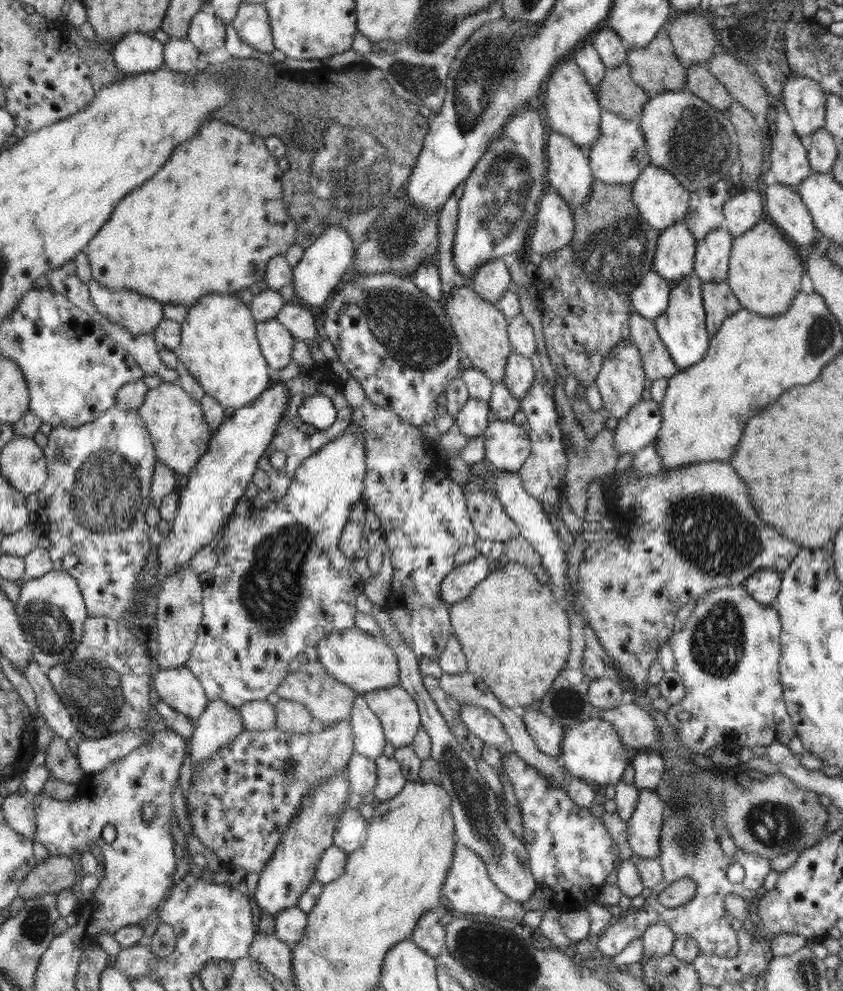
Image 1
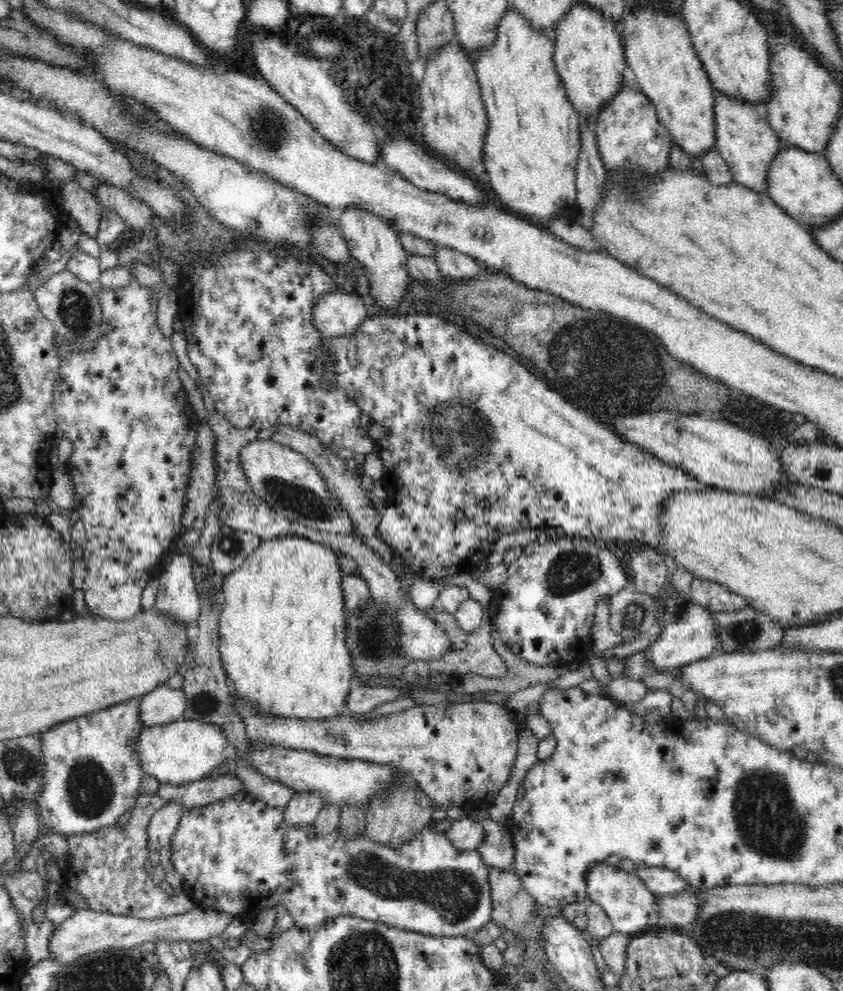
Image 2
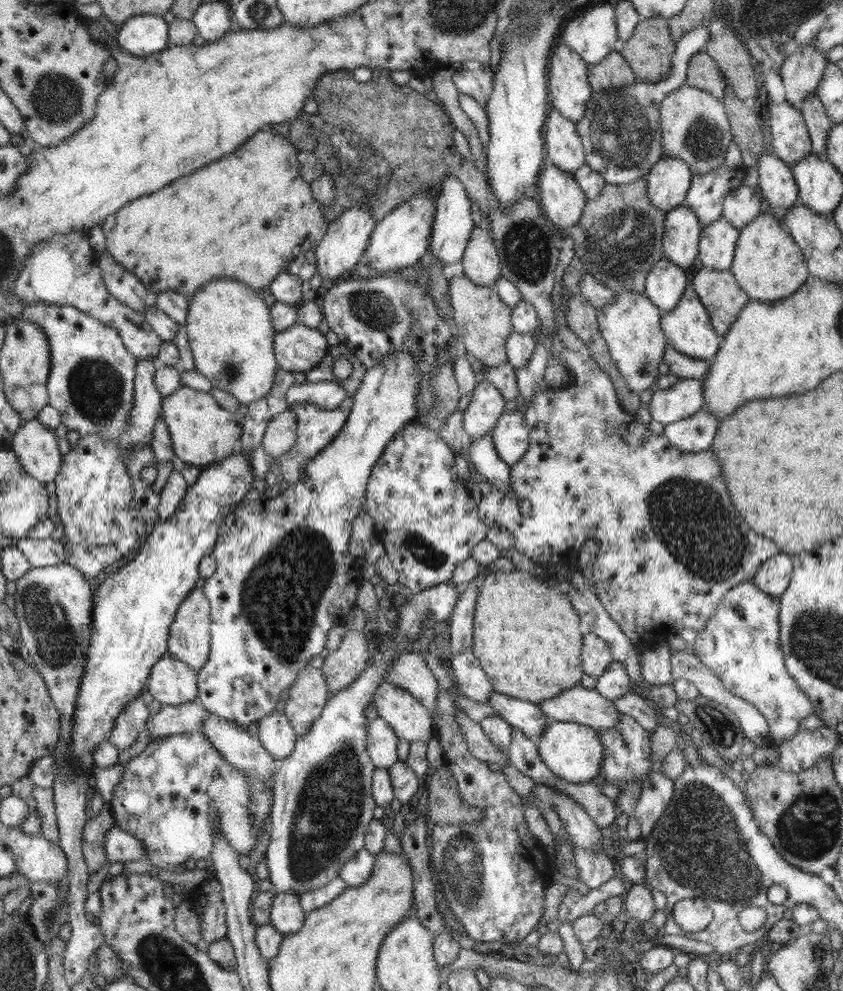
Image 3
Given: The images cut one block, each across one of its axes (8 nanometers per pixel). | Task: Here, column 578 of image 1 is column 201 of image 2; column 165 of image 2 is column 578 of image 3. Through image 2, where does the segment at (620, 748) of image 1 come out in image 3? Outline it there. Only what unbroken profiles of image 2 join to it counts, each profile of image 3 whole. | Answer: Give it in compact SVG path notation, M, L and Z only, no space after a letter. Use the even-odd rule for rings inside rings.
M548 719L536 744L542 763L566 782L589 783L602 772L603 747L596 731L588 726Z

